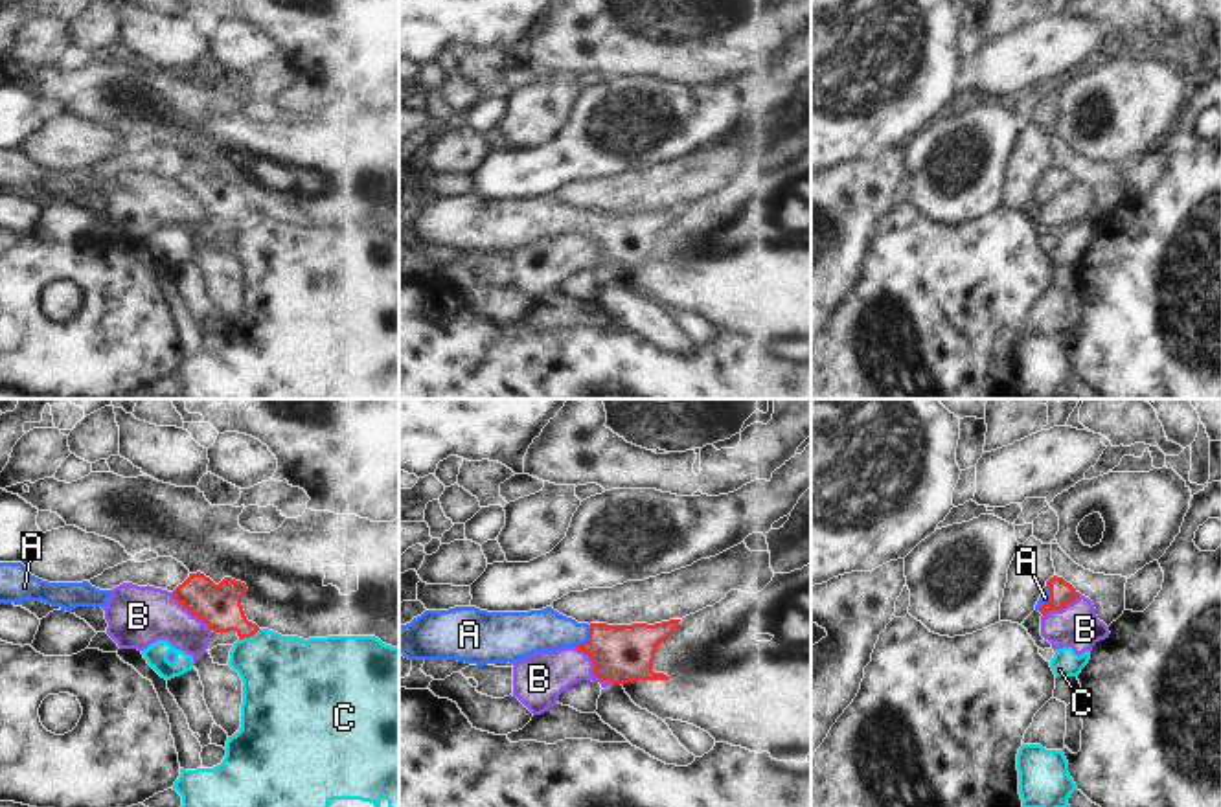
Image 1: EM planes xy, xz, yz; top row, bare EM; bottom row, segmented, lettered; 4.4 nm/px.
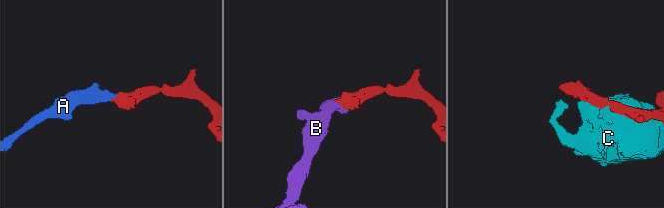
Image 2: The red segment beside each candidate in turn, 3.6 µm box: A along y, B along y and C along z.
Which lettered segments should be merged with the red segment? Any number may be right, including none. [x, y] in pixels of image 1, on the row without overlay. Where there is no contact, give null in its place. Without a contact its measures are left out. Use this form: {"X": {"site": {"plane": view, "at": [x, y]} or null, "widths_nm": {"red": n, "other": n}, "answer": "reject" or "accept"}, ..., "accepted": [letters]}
{"A": {"site": {"plane": "xz", "at": [587, 228]}, "widths_nm": {"red": 260, "other": 180}, "answer": "accept"}, "B": {"site": {"plane": "xz", "at": [594, 256]}, "widths_nm": {"red": 260, "other": 220}, "answer": "reject"}, "C": {"site": {"plane": "xy", "at": [249, 225]}, "widths_nm": {"red": 190, "other": 380}, "answer": "reject"}, "accepted": ["A"]}

